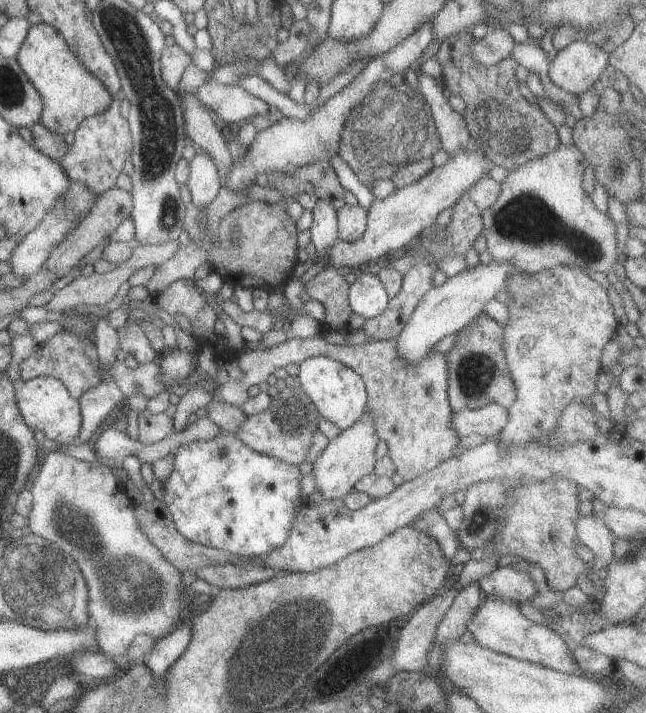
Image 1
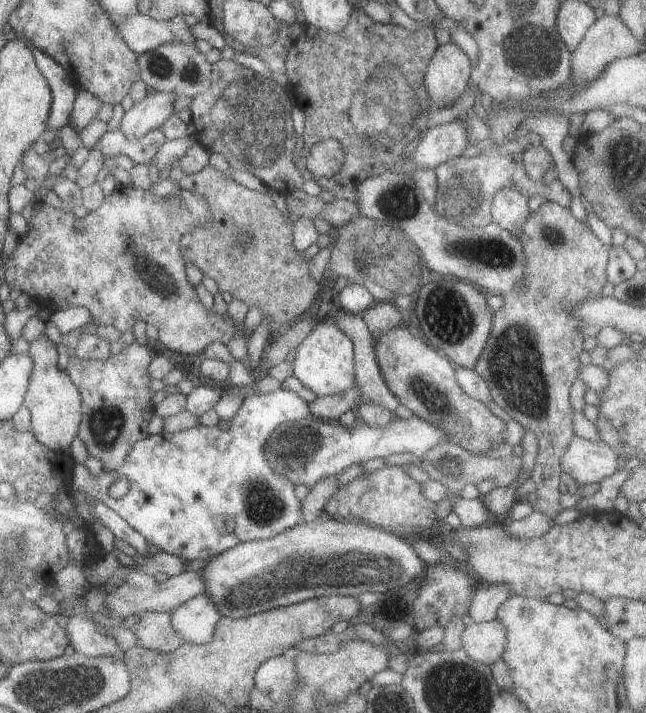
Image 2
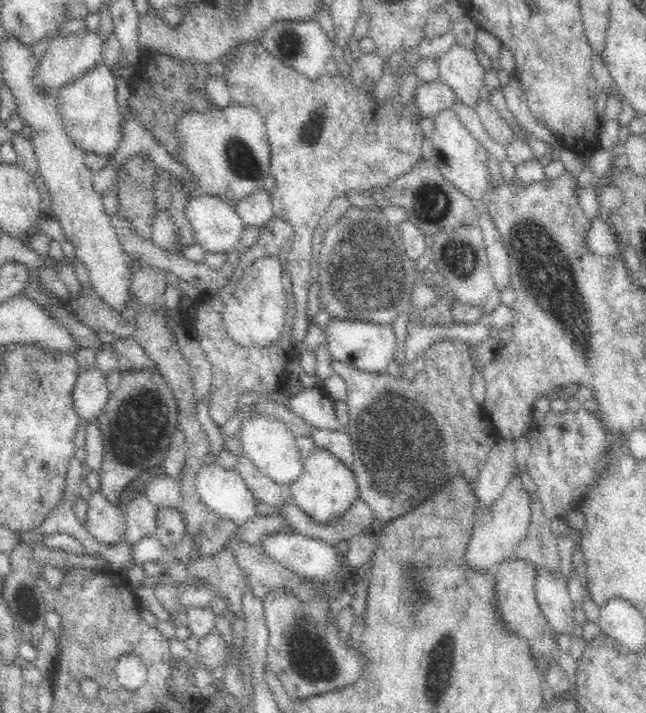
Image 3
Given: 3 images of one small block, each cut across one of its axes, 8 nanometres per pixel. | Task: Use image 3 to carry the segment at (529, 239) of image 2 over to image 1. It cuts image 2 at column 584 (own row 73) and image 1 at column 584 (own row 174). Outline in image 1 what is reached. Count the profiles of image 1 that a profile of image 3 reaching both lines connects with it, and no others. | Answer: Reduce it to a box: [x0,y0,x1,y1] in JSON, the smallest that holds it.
[496,265,619,449]

